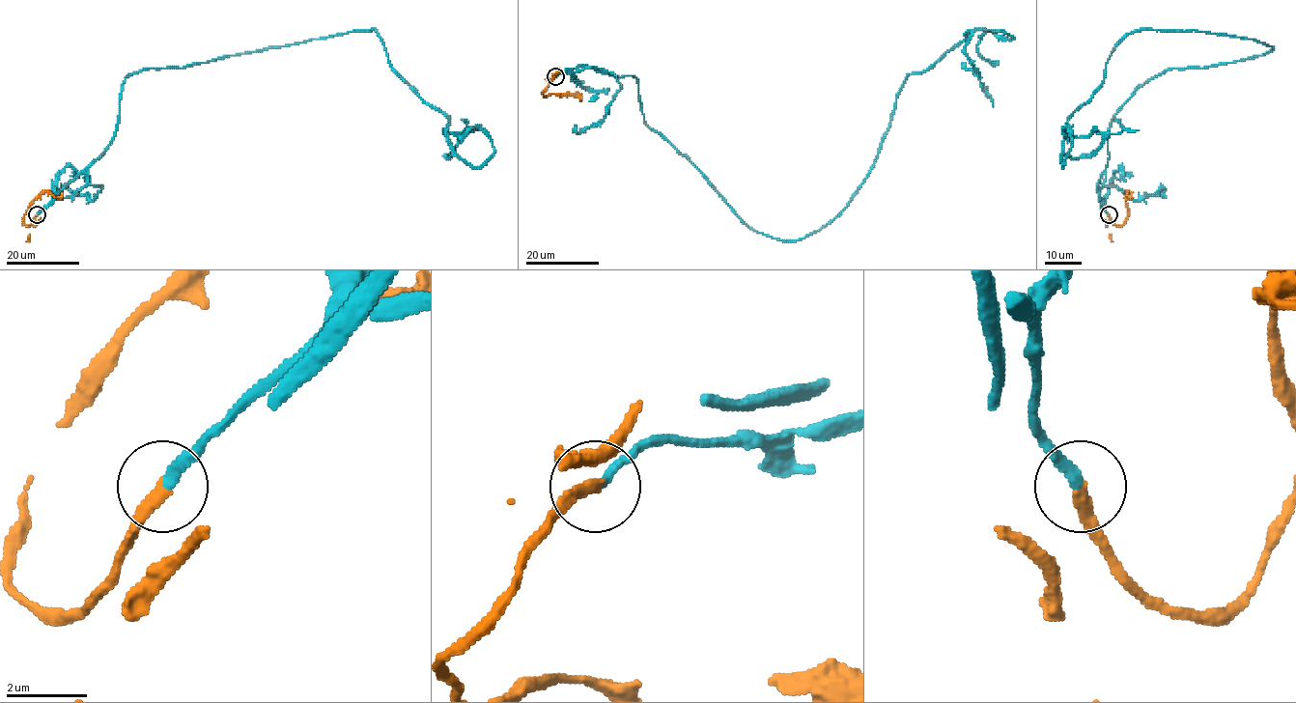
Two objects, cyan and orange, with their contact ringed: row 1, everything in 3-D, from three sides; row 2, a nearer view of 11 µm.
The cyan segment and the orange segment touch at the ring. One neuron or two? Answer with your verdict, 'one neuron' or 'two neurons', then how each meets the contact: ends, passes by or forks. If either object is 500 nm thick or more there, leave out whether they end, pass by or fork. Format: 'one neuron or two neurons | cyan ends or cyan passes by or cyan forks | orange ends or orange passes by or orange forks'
one neuron | cyan ends | orange ends

